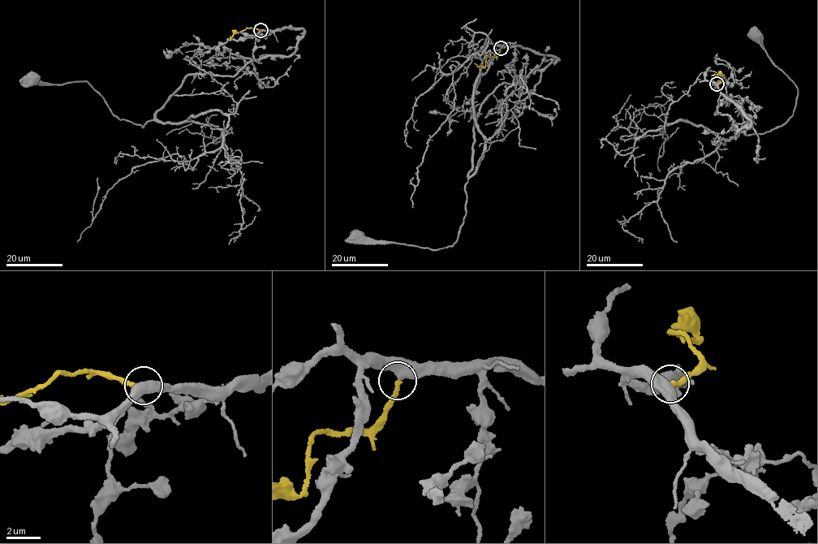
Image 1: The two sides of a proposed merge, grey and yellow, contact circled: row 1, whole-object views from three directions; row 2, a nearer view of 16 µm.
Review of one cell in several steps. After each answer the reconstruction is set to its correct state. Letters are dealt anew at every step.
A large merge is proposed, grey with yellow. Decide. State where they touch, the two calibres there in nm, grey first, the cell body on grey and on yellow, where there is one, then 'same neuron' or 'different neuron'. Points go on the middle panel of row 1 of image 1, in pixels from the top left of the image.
place (501, 48); calibres 440 and 280 nm; soma grey (357, 236); soma yellow none; same neuron

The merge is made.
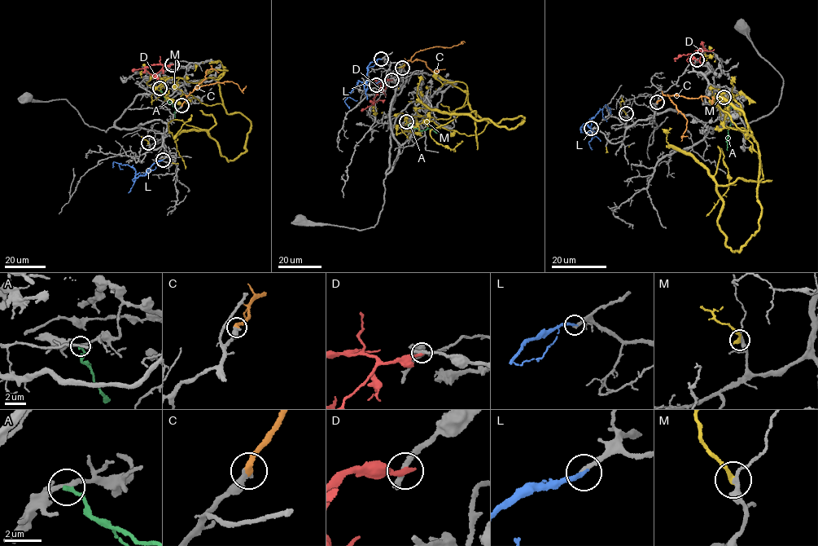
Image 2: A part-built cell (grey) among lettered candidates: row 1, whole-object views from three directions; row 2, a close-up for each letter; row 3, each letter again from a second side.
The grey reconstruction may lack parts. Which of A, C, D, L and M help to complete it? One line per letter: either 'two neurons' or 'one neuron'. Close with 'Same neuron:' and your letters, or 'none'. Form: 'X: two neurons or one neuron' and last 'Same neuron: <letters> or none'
A: two neurons
C: one neuron
D: two neurons
L: one neuron
M: two neurons
Same neuron: C, L

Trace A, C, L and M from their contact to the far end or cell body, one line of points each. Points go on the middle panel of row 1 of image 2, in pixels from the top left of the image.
A: (406, 121), (421, 130), (432, 128), (437, 133)
C: (402, 68), (416, 52), (465, 42)
L: (381, 59), (370, 62), (365, 85), (358, 82), (349, 94), (345, 103), (349, 108)
M: (376, 85), (507, 129), (524, 118), (489, 122), (467, 104), (445, 119), (408, 115), (409, 139)

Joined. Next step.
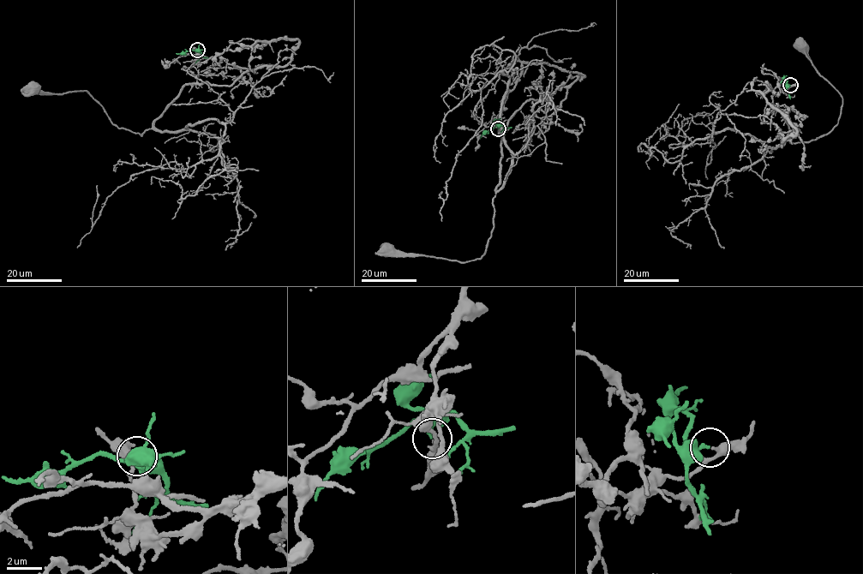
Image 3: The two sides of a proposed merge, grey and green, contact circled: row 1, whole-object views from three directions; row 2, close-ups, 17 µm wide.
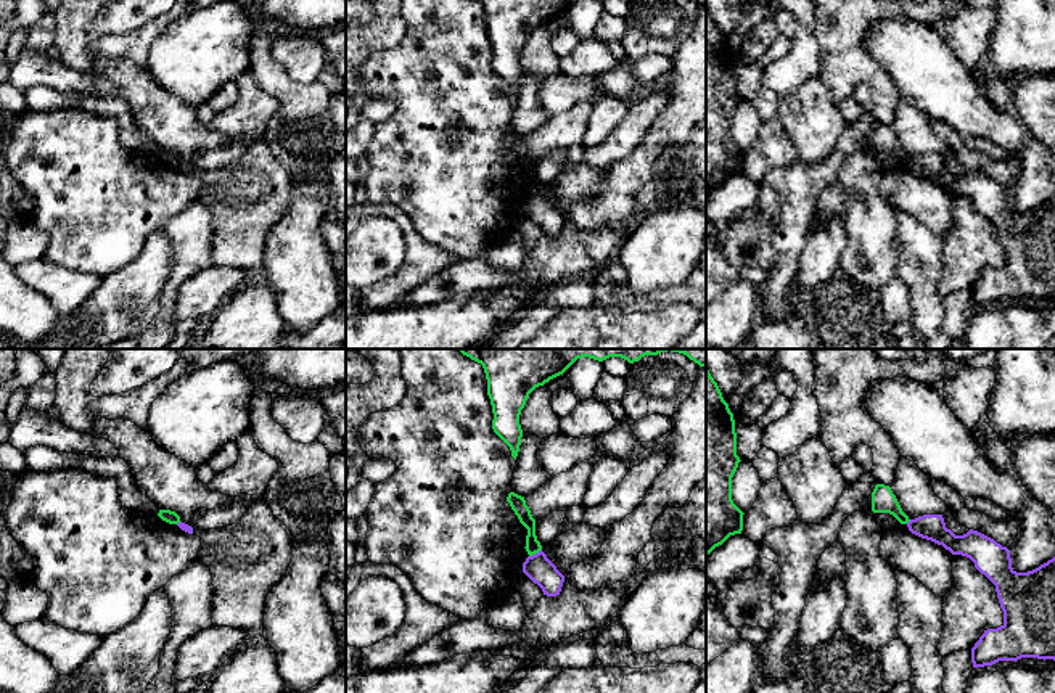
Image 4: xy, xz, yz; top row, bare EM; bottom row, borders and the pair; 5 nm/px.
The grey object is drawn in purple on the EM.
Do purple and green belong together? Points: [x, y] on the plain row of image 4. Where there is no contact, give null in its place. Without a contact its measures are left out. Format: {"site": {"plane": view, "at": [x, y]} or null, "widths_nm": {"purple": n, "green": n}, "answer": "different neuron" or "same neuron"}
{"site": {"plane": "xz", "at": [536, 193]}, "widths_nm": {"purple": 140, "green": 80}, "answer": "different neuron"}

